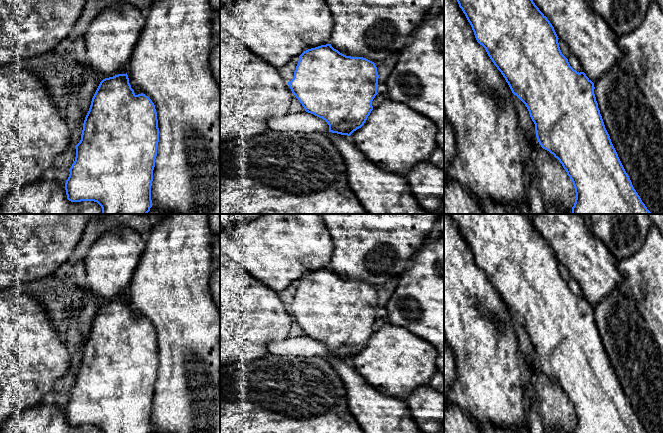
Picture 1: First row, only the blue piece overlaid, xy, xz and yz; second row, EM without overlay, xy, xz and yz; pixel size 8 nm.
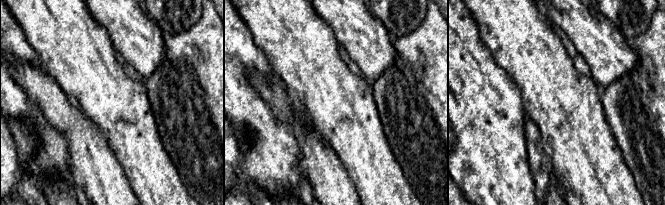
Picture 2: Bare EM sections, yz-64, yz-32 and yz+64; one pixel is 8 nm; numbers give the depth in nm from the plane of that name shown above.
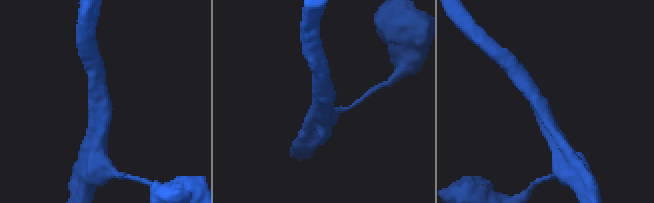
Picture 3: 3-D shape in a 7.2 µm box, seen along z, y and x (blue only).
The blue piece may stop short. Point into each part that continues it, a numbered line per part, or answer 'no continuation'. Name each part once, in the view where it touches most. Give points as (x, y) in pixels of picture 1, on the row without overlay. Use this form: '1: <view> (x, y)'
no continuation

